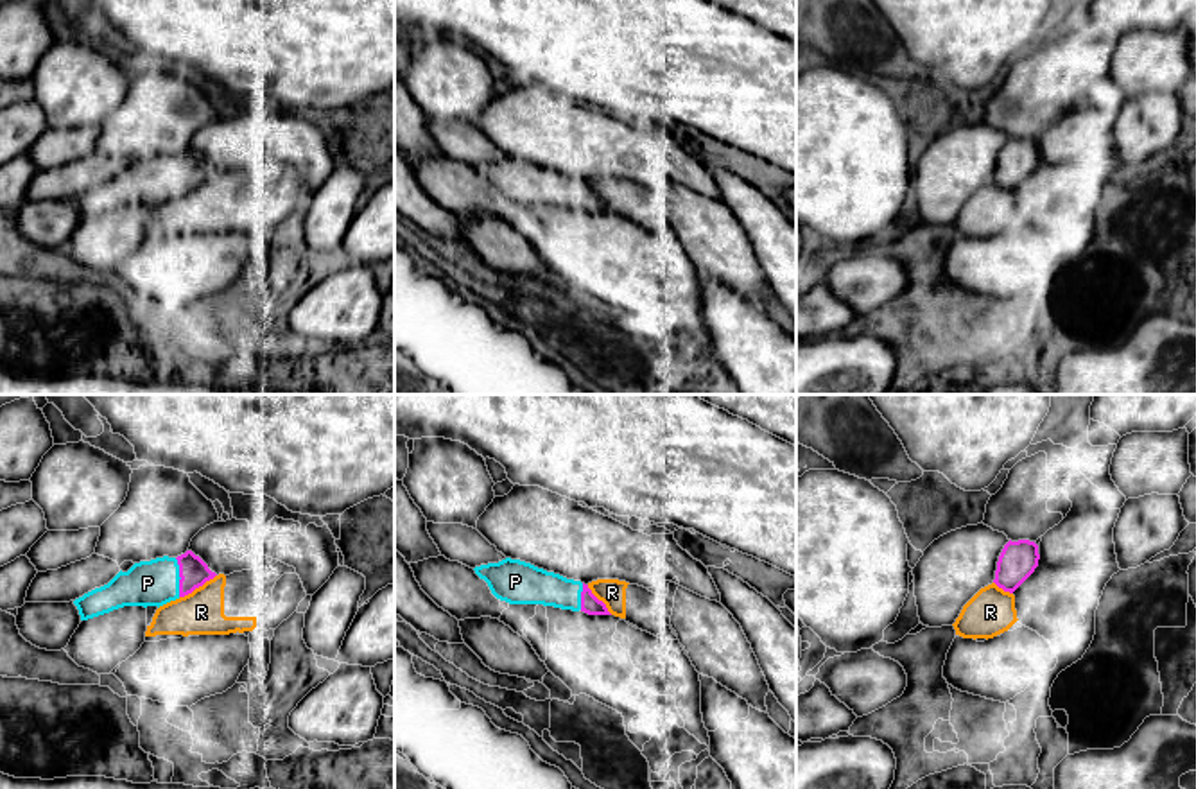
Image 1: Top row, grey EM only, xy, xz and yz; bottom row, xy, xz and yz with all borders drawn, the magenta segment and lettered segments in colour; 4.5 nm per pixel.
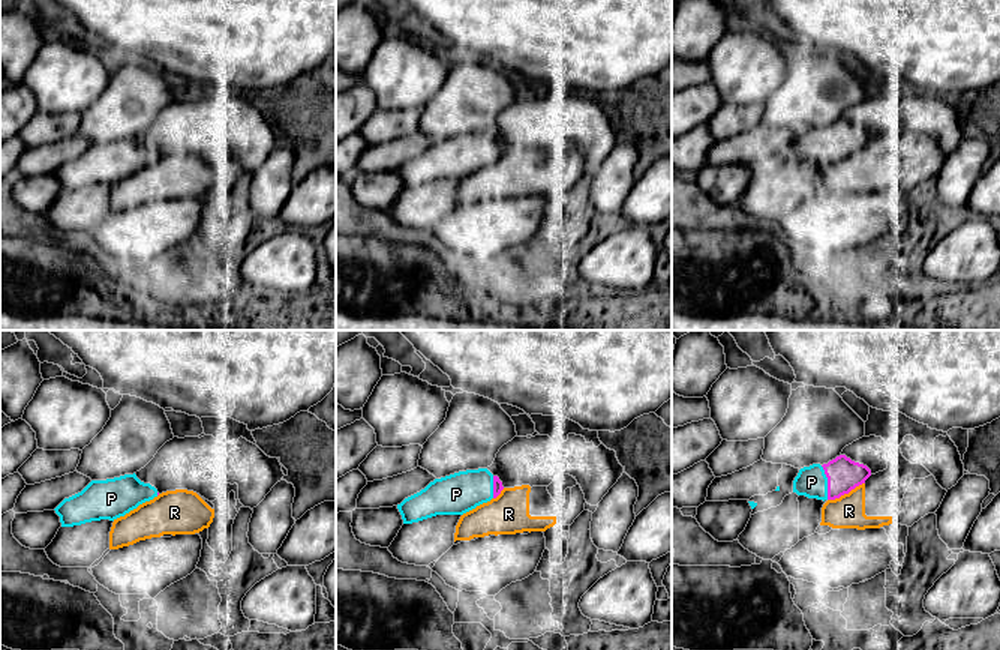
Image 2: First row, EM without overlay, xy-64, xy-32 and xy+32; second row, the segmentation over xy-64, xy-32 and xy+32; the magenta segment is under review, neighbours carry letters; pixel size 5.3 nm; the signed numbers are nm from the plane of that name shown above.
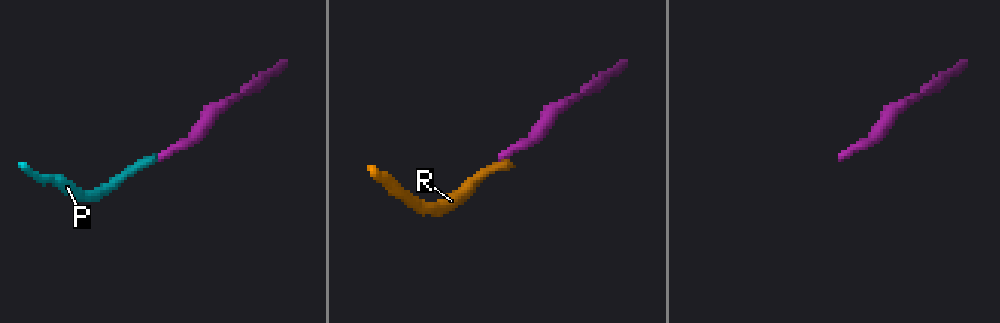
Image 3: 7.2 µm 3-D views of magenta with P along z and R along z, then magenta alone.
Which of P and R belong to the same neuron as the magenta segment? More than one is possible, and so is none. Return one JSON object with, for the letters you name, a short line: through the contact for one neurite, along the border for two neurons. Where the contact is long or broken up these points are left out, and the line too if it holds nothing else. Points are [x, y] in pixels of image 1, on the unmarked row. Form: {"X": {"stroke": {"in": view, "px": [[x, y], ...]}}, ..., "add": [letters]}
{"P": {"stroke": {"in": "xy", "px": [[194, 171], [180, 174], [147, 182]]}}, "add": ["P"]}

